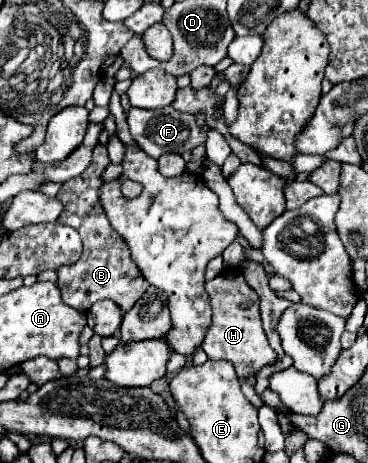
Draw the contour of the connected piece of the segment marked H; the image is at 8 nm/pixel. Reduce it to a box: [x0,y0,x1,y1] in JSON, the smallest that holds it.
[202,269,278,377]

